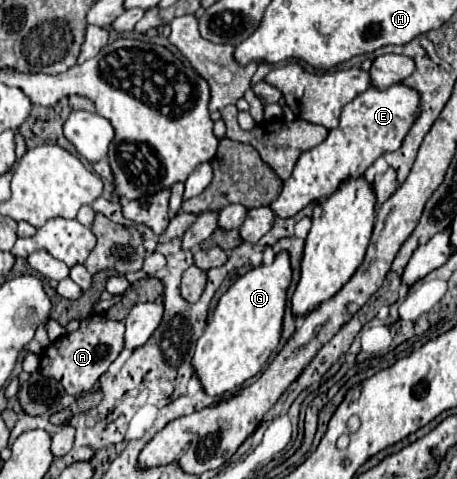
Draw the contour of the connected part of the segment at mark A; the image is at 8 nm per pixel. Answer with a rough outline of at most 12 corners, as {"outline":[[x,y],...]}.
{"outline":[[101,314],[41,354],[41,374],[89,392],[123,350],[125,324]]}

